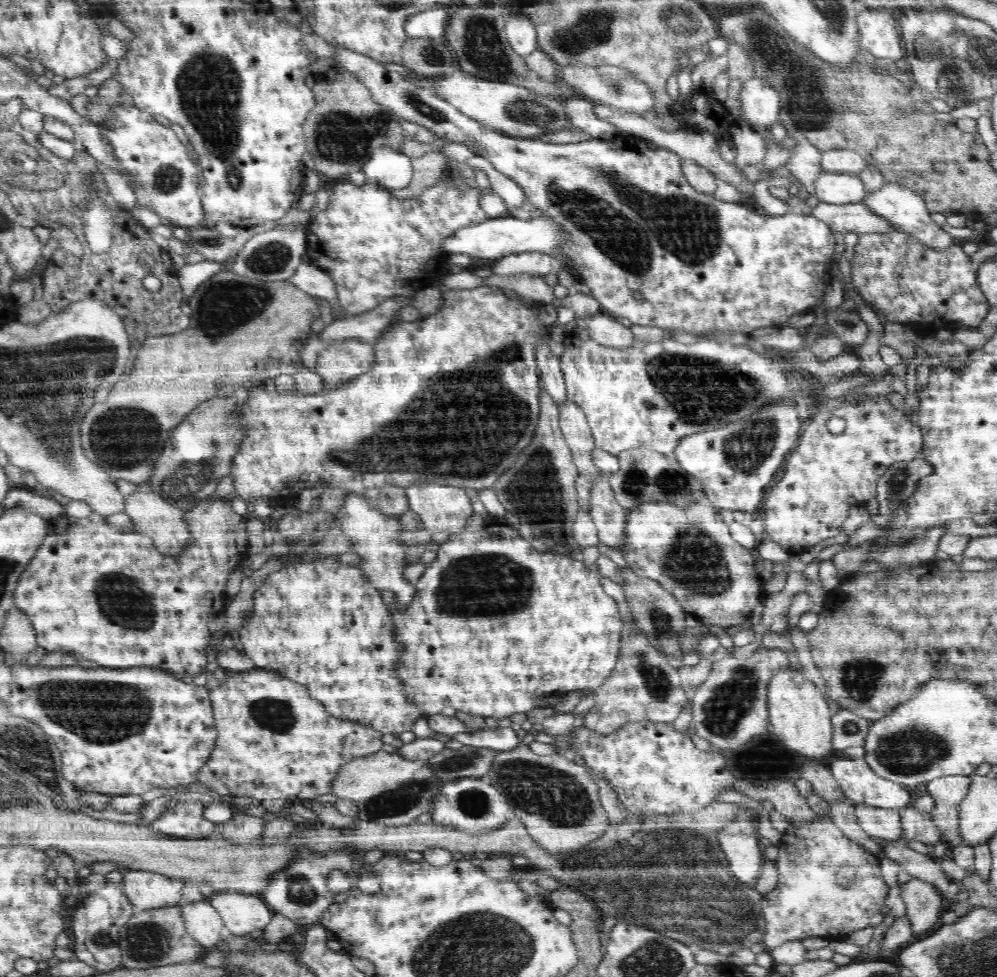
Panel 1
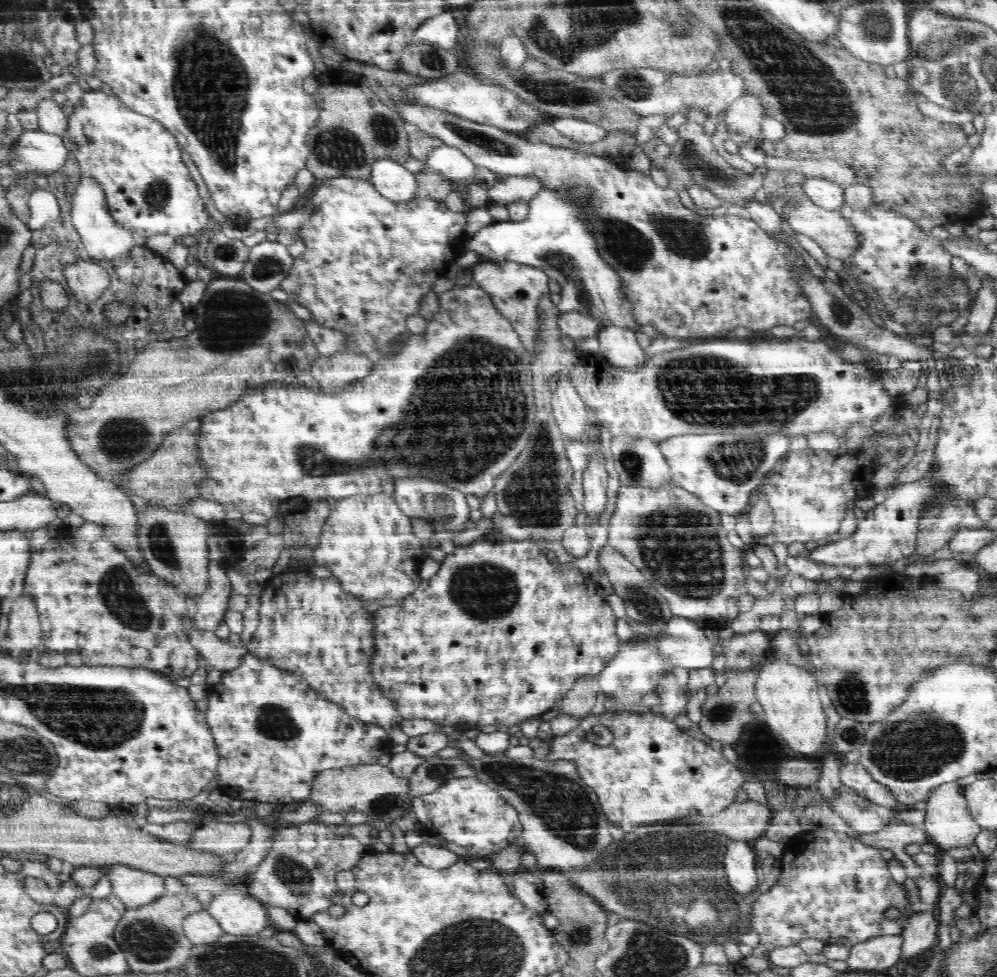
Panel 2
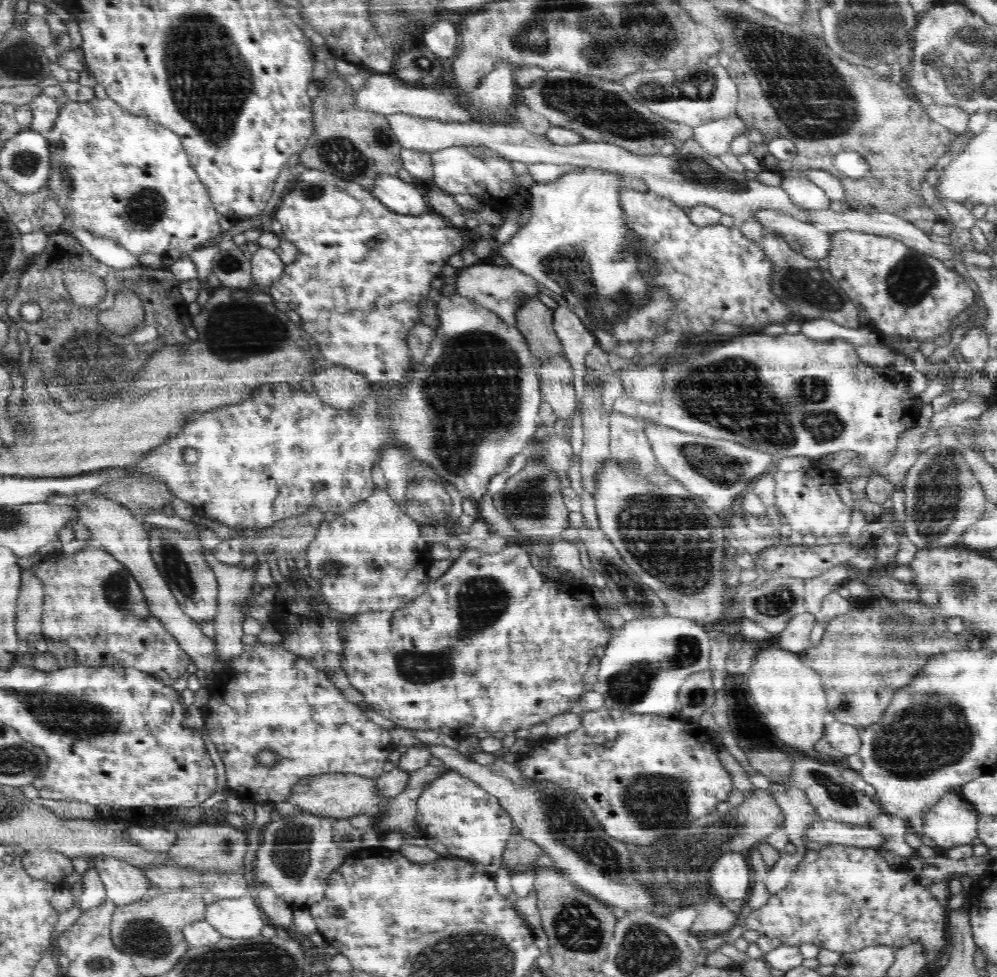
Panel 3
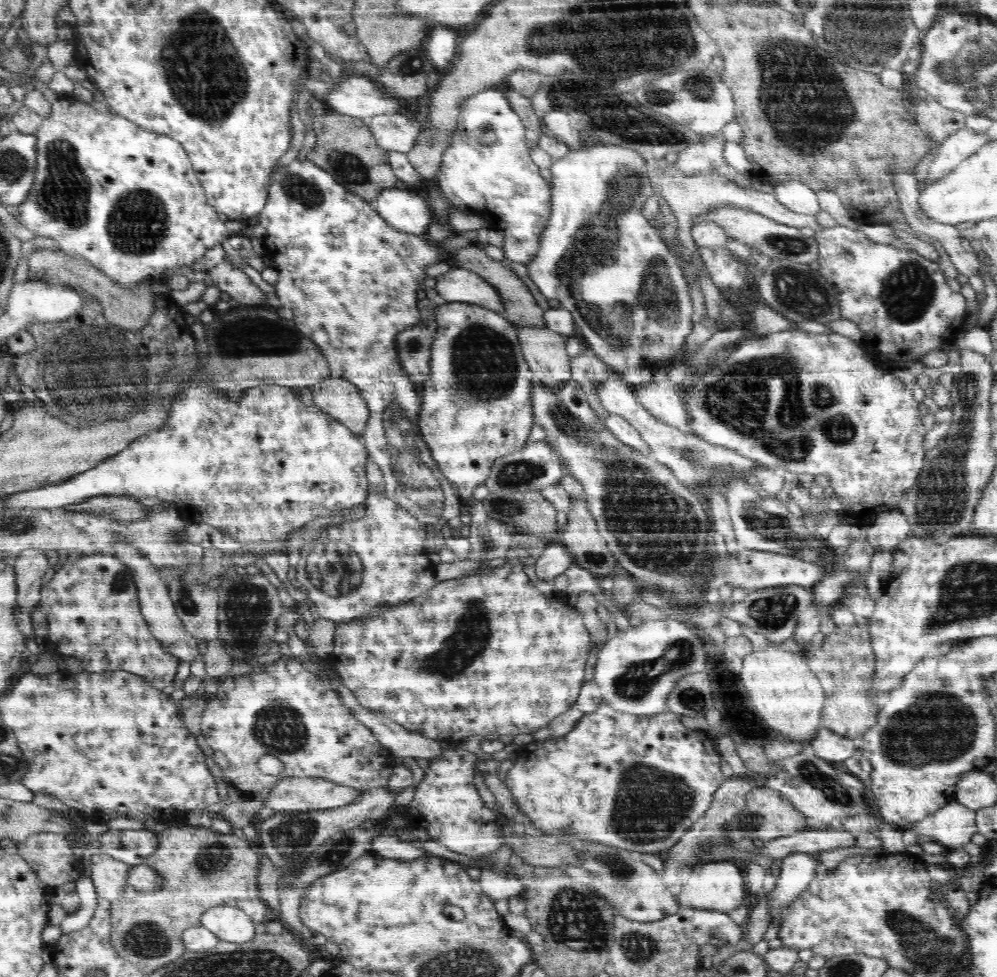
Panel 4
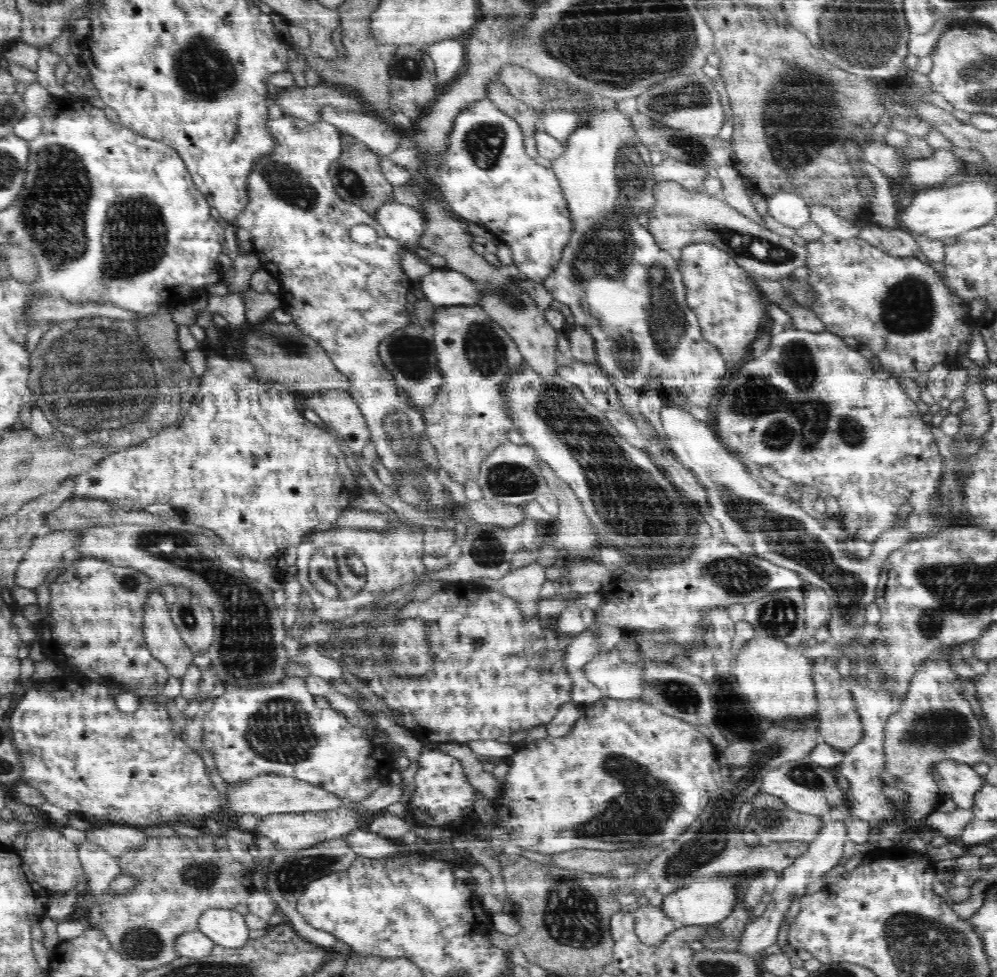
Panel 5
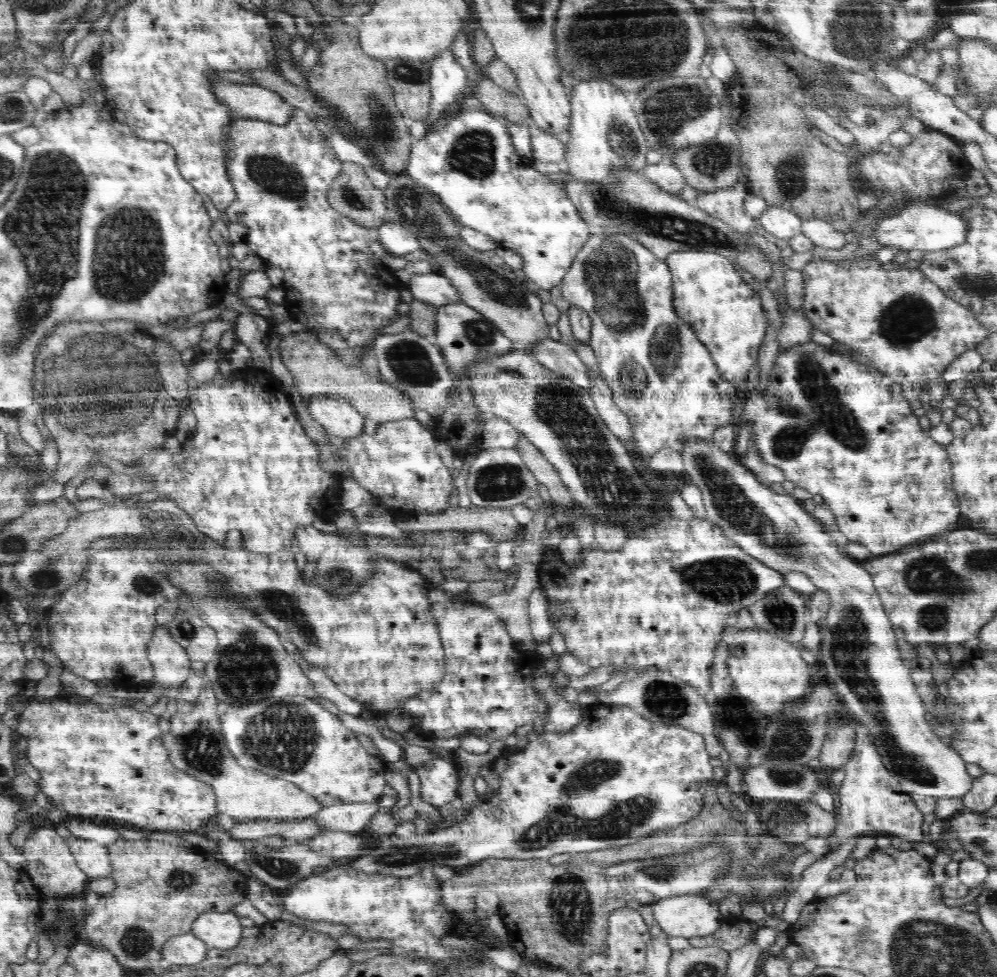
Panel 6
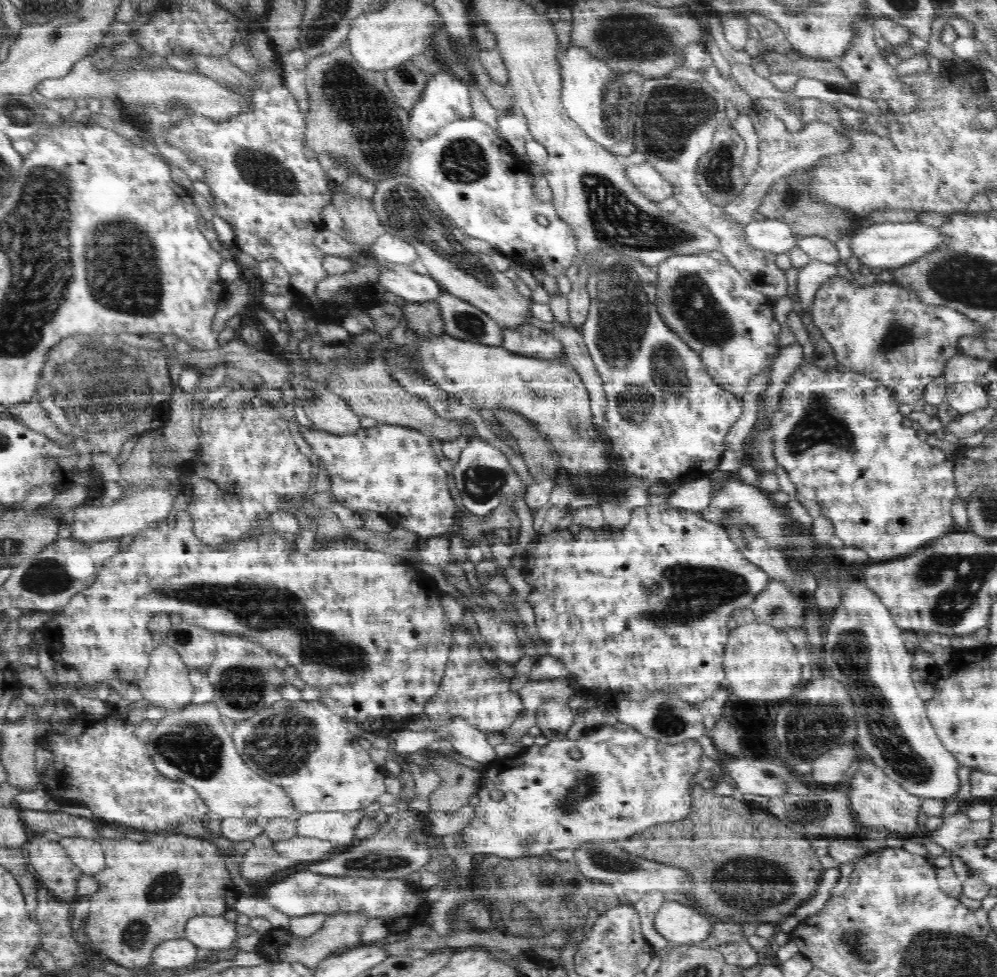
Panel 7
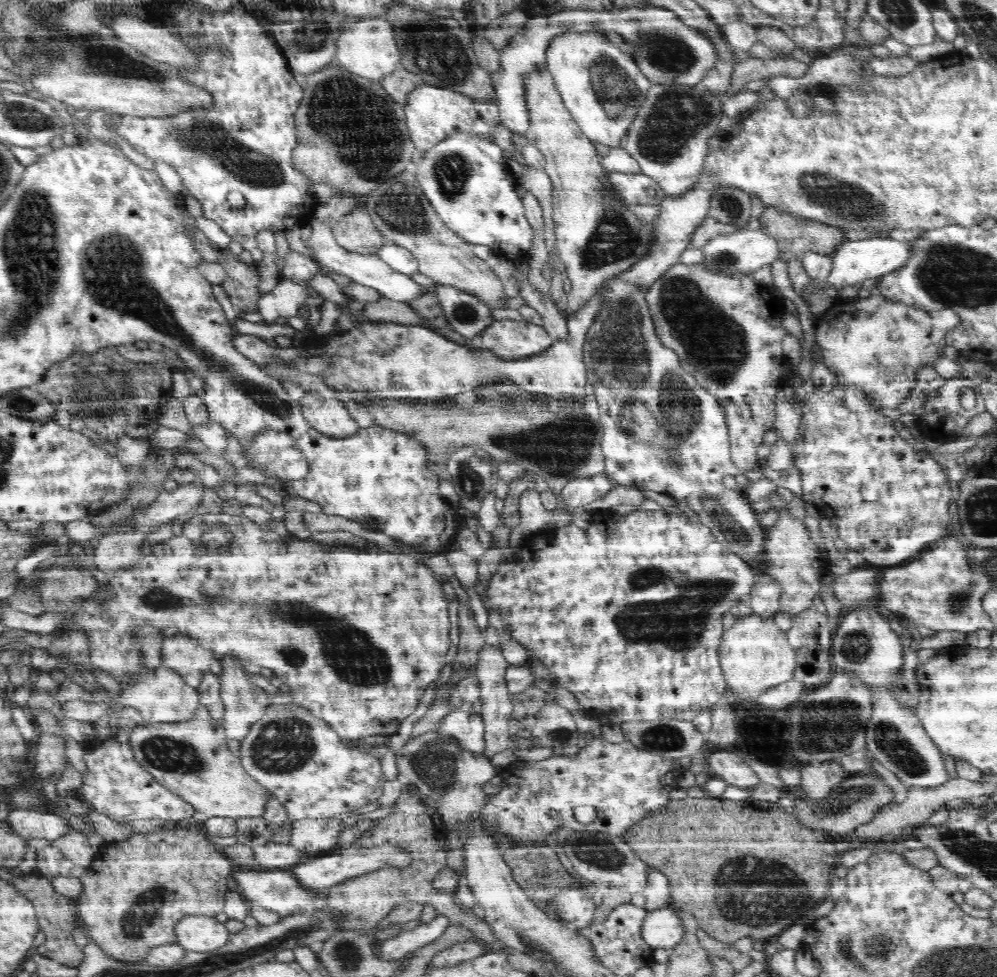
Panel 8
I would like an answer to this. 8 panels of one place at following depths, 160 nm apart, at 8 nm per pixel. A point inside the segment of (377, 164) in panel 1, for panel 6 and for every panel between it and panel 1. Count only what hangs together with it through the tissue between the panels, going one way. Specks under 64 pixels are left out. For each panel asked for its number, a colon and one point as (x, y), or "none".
2: (393, 181)
3: (399, 196)
4: (404, 210)
5: (405, 224)
6: (395, 237)

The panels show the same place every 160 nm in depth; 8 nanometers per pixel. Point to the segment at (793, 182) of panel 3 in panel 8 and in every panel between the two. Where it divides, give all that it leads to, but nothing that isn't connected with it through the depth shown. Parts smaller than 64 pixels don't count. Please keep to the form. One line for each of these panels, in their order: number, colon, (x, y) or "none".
4: (794, 195)
5: (787, 208)
6: (782, 223)
7: (767, 235)
8: (744, 251)

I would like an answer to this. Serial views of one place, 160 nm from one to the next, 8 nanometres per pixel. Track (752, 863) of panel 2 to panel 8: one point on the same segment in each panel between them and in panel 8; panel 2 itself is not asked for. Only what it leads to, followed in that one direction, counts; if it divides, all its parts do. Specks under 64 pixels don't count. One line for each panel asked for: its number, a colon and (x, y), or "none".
3: (730, 878)
4: (719, 886)
5: (705, 903)
6: (691, 915)
7: (680, 924)
8: (661, 928)

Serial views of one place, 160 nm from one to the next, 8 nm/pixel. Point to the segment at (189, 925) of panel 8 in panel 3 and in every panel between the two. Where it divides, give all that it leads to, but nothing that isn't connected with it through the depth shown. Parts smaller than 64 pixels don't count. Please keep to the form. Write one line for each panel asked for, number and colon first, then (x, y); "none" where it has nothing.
3: (235, 918)
4: (229, 923)
5: (226, 927)
6: (223, 930)
7: (209, 932)

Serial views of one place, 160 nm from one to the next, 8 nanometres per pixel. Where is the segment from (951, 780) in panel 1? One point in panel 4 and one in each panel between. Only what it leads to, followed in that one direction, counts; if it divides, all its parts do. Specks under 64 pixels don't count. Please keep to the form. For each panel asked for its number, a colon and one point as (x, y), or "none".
2: (948, 823)
3: (953, 821)
4: (954, 824)

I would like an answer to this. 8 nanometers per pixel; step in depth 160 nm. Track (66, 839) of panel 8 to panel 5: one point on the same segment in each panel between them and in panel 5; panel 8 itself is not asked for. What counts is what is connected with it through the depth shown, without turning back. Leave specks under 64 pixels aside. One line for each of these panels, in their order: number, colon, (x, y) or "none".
5: (100, 868)
6: (93, 858)
7: (87, 854)

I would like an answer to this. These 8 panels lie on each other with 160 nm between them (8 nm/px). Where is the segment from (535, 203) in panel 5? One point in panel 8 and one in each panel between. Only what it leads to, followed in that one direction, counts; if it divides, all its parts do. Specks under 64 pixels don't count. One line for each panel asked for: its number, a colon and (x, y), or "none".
6: (470, 165)
7: (479, 183)
8: (464, 177)

